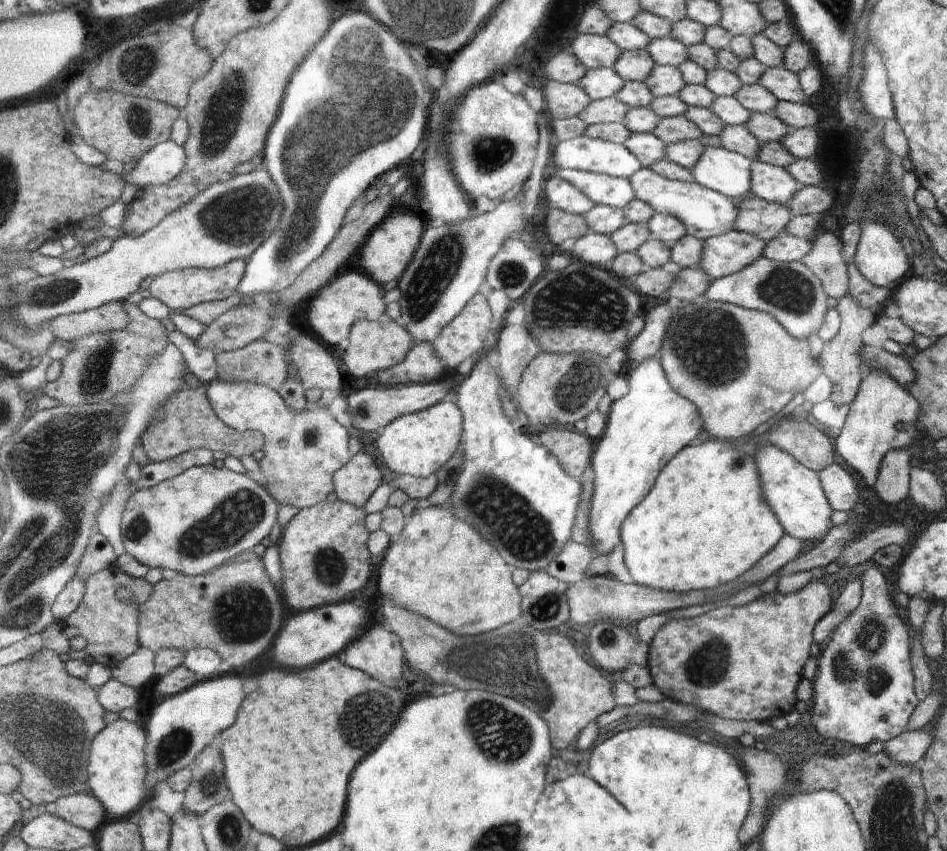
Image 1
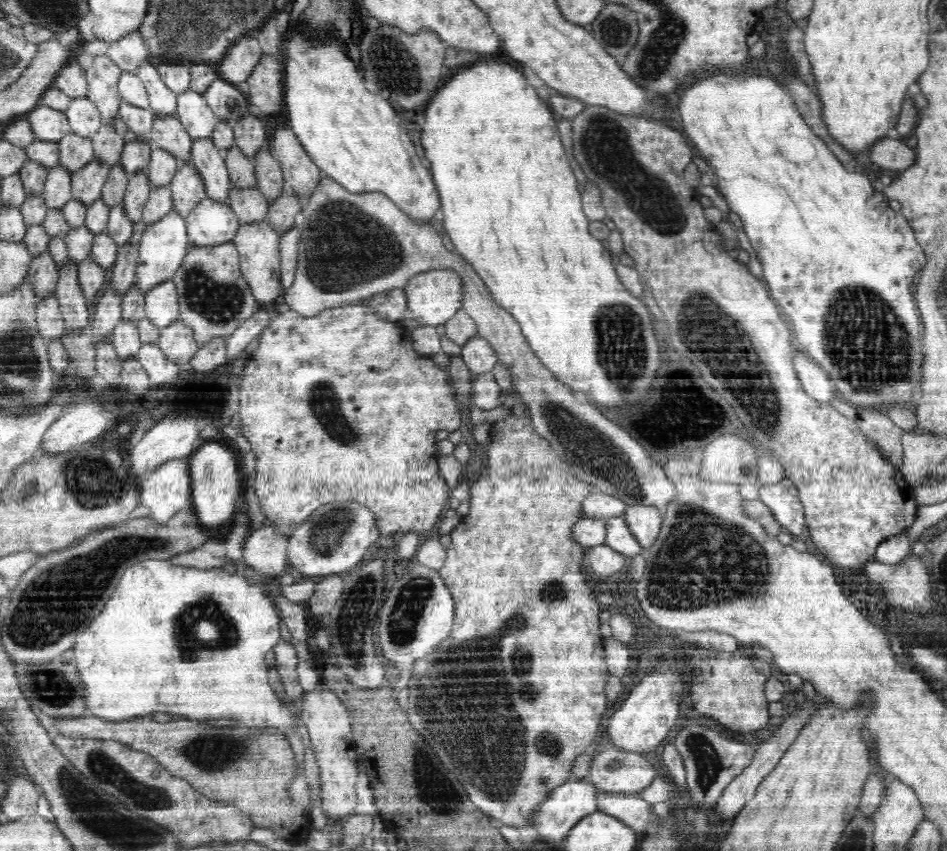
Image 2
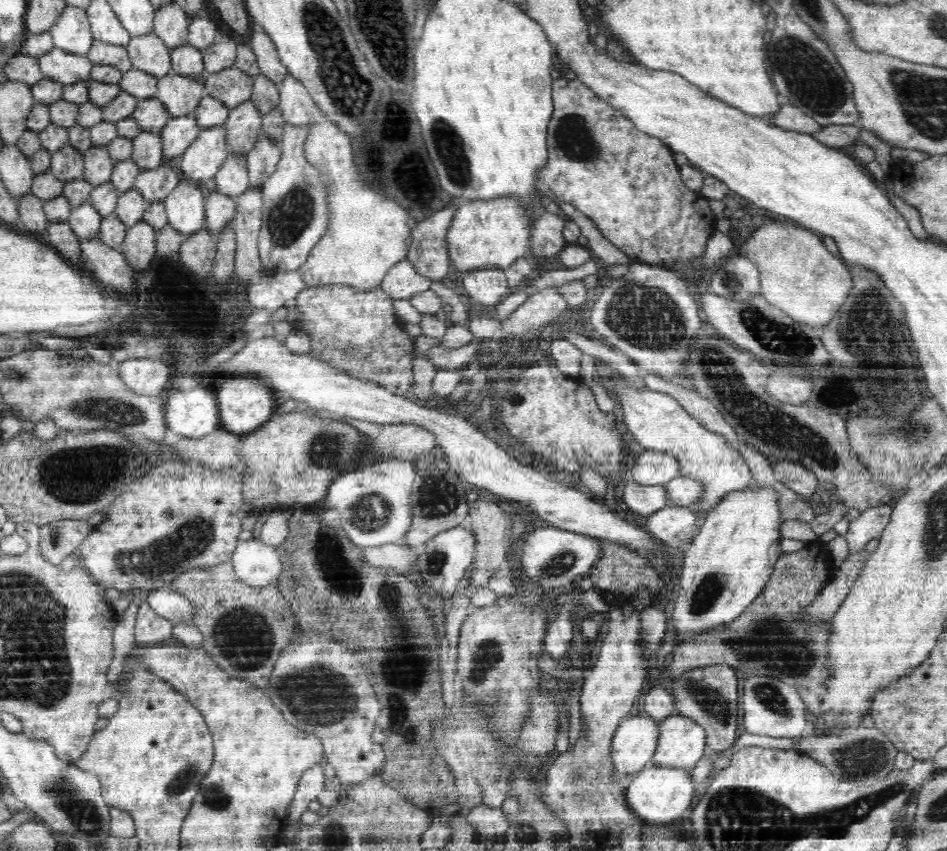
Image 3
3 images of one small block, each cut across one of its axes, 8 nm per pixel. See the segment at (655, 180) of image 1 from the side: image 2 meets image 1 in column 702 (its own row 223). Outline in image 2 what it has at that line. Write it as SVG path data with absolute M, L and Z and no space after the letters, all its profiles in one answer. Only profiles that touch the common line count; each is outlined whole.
M203 198L186 217L187 236L192 246L216 246L232 241L240 226L227 203Z

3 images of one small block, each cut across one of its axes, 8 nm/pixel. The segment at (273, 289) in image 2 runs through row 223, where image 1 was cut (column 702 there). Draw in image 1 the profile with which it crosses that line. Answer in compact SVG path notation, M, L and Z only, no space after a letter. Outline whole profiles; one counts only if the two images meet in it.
M731 231L716 237L704 240L702 261L698 264L712 279L720 279L746 268L758 258L763 256L766 242L756 236L741 231Z

